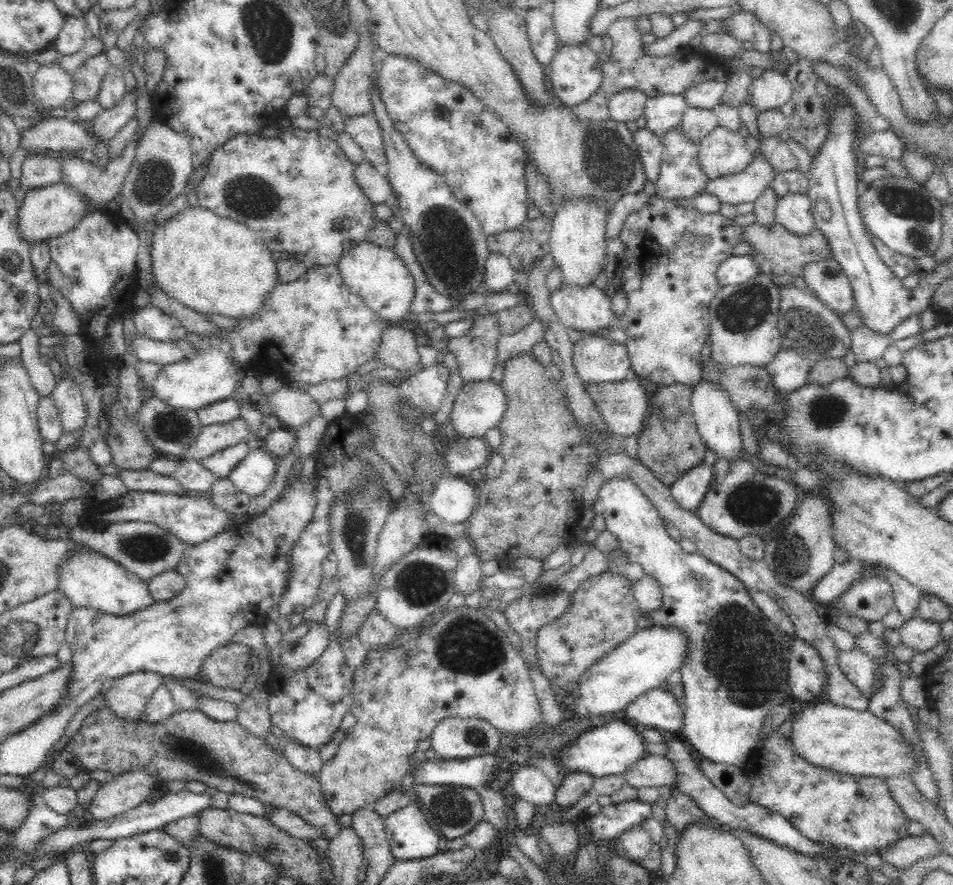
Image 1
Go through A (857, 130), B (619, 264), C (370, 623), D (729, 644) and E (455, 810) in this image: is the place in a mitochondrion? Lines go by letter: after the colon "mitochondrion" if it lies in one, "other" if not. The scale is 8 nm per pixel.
A: other
B: other
C: other
D: mitochondrion
E: mitochondrion

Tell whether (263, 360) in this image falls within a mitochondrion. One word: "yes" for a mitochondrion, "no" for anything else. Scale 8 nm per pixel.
no

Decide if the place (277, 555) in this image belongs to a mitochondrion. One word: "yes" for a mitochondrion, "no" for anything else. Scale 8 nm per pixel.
no

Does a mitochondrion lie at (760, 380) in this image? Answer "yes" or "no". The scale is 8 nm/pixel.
no

